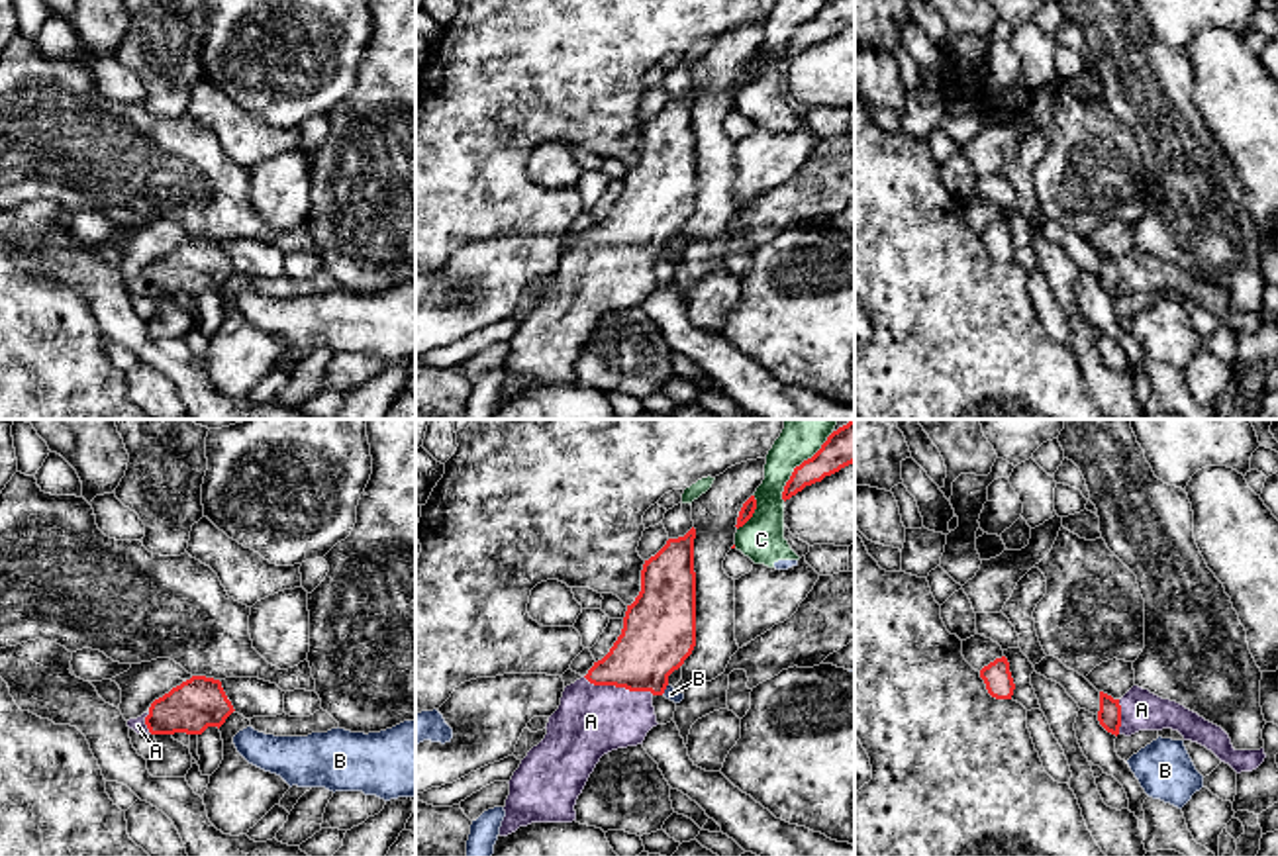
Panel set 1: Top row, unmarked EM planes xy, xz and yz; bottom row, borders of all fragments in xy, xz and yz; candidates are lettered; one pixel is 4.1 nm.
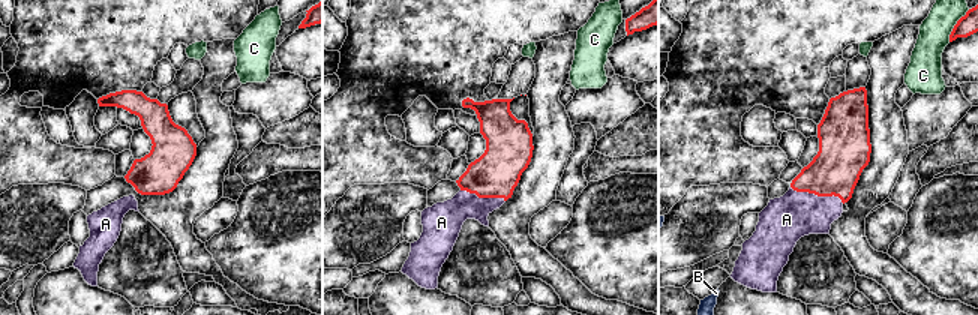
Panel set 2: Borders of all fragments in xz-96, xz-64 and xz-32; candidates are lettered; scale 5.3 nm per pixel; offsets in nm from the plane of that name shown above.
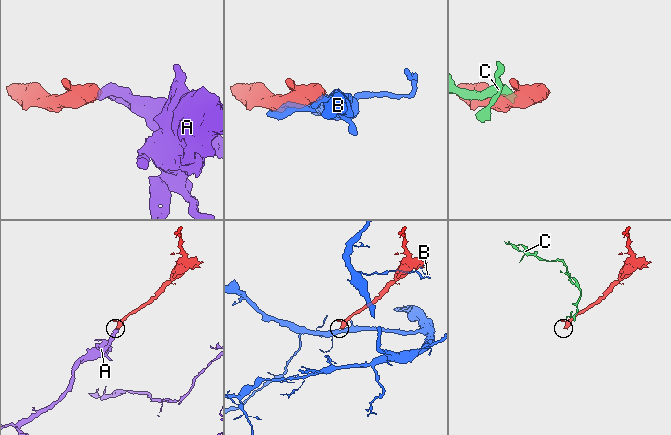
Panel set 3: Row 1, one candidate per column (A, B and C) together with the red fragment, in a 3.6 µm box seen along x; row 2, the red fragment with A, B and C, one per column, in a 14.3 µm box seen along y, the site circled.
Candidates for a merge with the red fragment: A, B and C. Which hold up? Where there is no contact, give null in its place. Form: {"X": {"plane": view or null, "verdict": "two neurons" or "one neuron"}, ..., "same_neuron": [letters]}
{"A": {"plane": "xz", "verdict": "one neuron"}, "B": {"plane": "xz", "verdict": "two neurons"}, "C": {"plane": "xz", "verdict": "two neurons"}, "same_neuron": ["A"]}

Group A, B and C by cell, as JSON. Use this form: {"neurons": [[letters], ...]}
{"neurons": [["A"], ["B", "C"]]}

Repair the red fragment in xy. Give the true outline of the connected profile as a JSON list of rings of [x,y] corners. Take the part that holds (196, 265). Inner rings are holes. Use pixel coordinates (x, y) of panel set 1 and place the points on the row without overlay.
[[[192,237],[155,261],[147,274],[129,280],[127,288],[137,296],[202,296],[208,288],[221,288],[233,274],[221,243]]]

